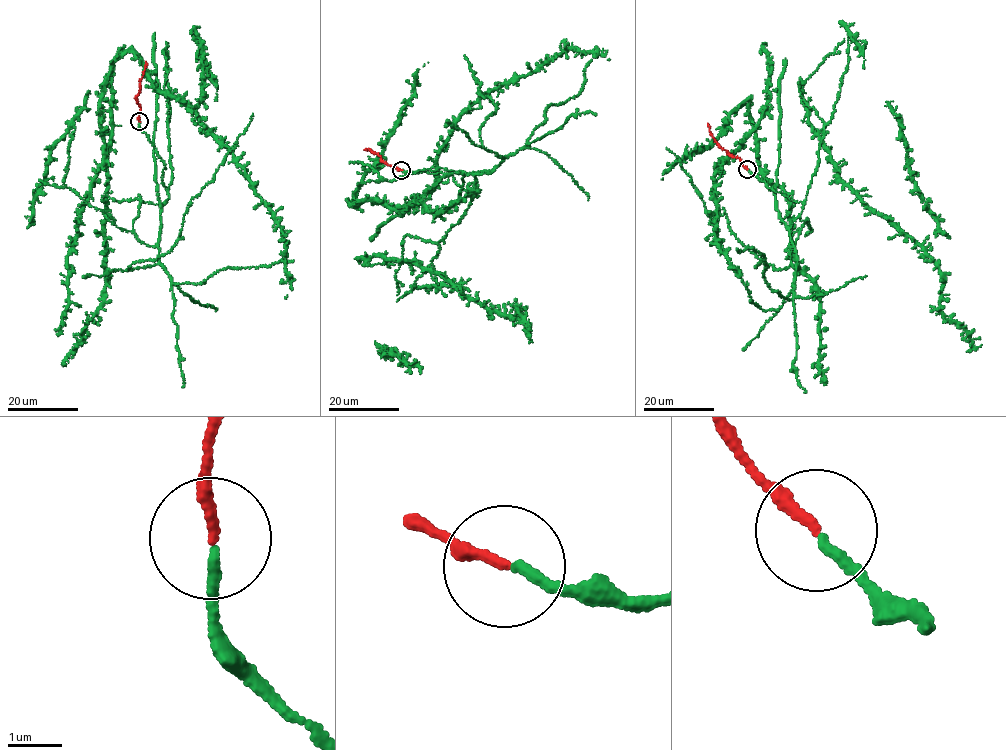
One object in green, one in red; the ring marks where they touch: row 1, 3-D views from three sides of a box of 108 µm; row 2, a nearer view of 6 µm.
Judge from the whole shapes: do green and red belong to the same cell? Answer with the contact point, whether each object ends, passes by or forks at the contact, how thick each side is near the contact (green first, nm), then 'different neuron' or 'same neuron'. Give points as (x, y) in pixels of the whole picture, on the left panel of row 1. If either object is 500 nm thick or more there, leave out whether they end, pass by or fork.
at (139, 121); green ends there; red ends there; 170 nm thick on the green side, 180 nm on the other; same neuron

